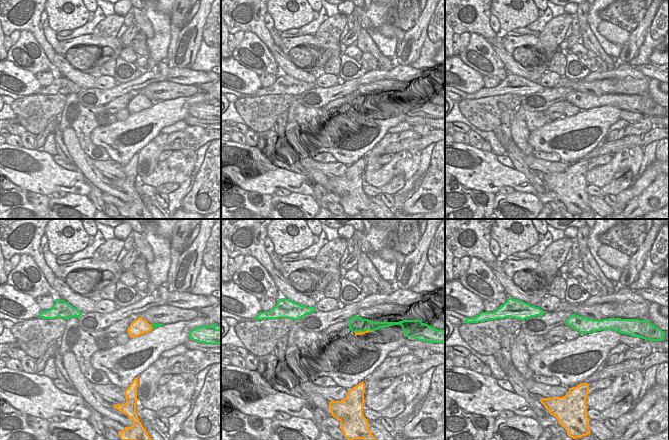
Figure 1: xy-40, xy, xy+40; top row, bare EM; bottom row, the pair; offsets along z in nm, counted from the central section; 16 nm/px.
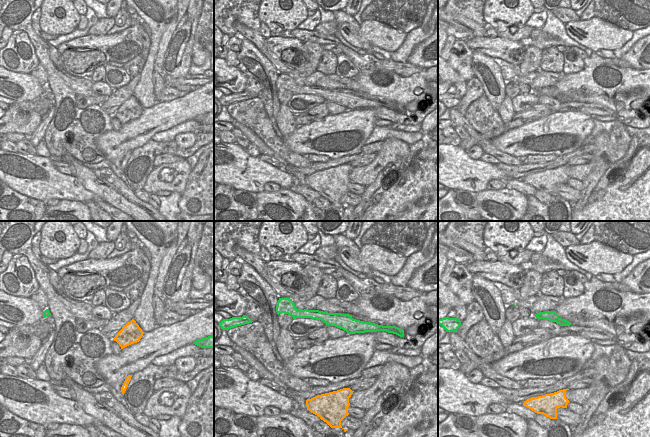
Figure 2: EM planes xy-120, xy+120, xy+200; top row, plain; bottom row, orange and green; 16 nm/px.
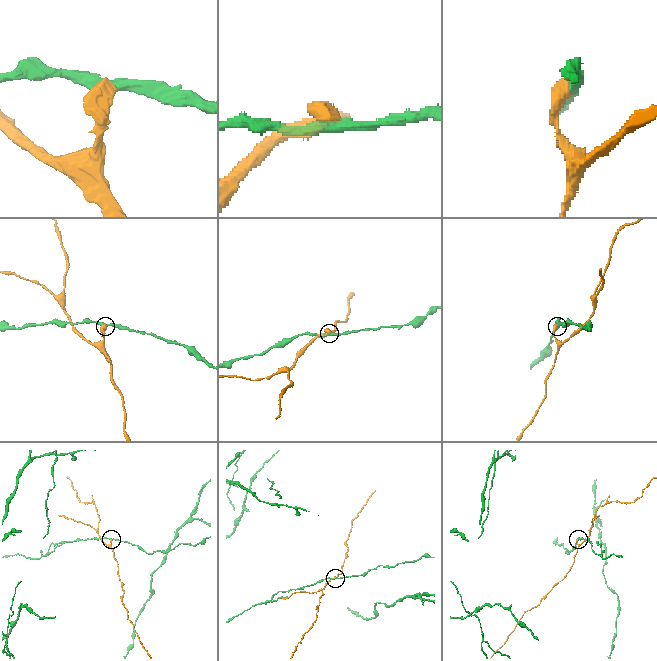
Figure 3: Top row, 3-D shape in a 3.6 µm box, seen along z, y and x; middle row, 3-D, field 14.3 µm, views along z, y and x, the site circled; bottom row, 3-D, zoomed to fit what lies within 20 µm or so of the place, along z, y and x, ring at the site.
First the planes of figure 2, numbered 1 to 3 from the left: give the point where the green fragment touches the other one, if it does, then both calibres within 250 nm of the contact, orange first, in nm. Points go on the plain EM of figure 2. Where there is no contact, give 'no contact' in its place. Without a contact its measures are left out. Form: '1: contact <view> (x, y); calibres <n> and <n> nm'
1: no contact
2: no contact
3: no contact

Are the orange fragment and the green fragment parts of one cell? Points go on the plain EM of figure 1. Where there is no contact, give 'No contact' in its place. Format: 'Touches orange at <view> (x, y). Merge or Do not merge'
Touches orange at xy (362, 108). Do not merge

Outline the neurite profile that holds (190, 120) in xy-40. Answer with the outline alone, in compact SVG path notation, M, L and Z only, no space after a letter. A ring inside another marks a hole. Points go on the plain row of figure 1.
M189 114L184 121L188 126L199 126L204 129L221 129L221 120L198 119Z

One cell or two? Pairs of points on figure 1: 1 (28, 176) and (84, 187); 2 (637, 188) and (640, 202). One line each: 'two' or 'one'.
1: one
2: two

